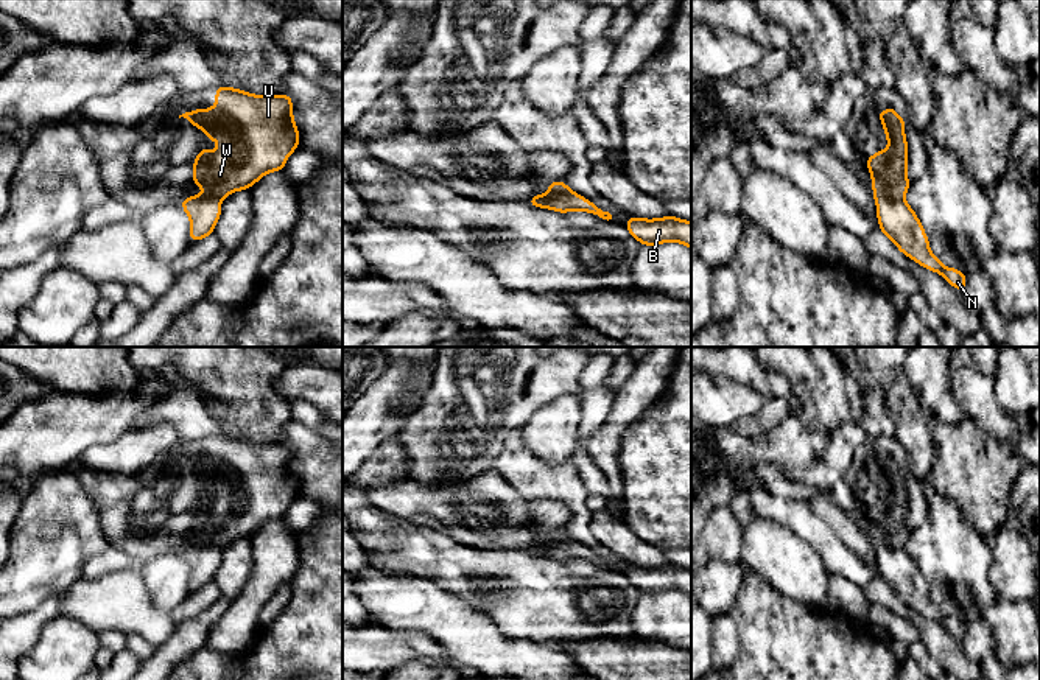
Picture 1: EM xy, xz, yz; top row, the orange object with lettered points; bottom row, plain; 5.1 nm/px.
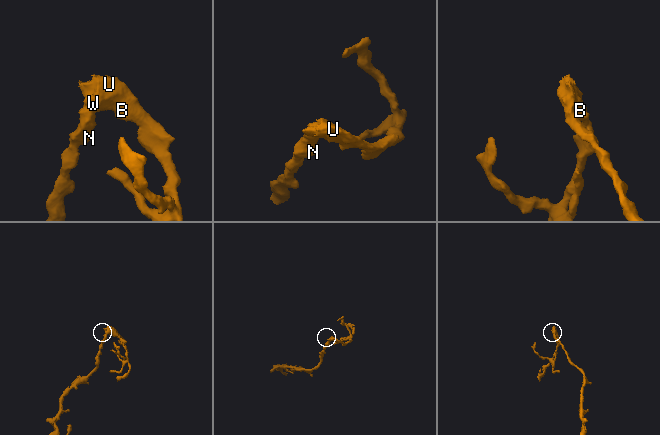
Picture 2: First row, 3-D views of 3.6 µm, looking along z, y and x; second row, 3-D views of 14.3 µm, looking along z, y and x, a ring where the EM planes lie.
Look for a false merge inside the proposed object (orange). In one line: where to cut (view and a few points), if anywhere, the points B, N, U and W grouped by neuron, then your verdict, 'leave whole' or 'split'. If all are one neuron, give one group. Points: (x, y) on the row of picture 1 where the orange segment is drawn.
cut yz (874, 190), (881, 190), (892, 198), (902, 199); groups B U W / N; split

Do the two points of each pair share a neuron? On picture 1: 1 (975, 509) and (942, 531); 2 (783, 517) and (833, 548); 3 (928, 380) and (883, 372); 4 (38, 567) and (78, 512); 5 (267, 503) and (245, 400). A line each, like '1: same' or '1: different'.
1: different
2: same
3: different
4: same
5: different

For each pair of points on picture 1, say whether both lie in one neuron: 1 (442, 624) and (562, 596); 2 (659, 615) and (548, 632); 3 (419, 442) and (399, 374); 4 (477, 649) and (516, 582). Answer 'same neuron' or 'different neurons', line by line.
1: different neurons
2: different neurons
3: different neurons
4: different neurons

